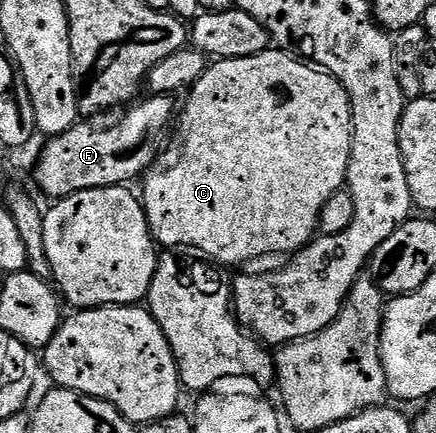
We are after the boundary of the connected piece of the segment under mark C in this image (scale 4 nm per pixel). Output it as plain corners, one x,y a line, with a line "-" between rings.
271,47
267,49
266,52
261,53
260,55
252,55
248,59
227,57
225,59
215,60
213,64
207,68
206,74
194,84
193,89
189,90
187,97
190,98
186,101
186,110
184,110
183,113
181,110
180,113
180,121
182,117
182,133
186,136
186,146
182,149
182,158
180,158
171,169
166,169
163,173
151,172
149,174
151,177
148,178
149,176
147,176
145,178
145,181
147,180
146,186
144,186
143,189
140,189
140,200
142,206
146,208
146,218
150,224
151,237
154,238
159,246
166,245
162,247
165,247
170,251
178,251
178,248
180,248
181,245
186,249
195,249
195,251
198,252
195,254
201,255
203,258
209,259
211,262
217,263
222,267
227,267
226,265
246,265
249,261
256,260
257,257
268,256
269,253
287,253
287,255
293,255
305,249
311,241
315,240
316,234
319,232
322,213
325,211
326,204
334,195
343,192
344,186
346,185
346,172
350,166
350,146
354,144
354,120
350,114
350,100
341,83
339,83
336,78
330,76
329,73
315,67
313,64
307,63
307,65
305,65
304,62
297,61
294,57
289,57
289,55
286,54
286,51
283,51
281,48

